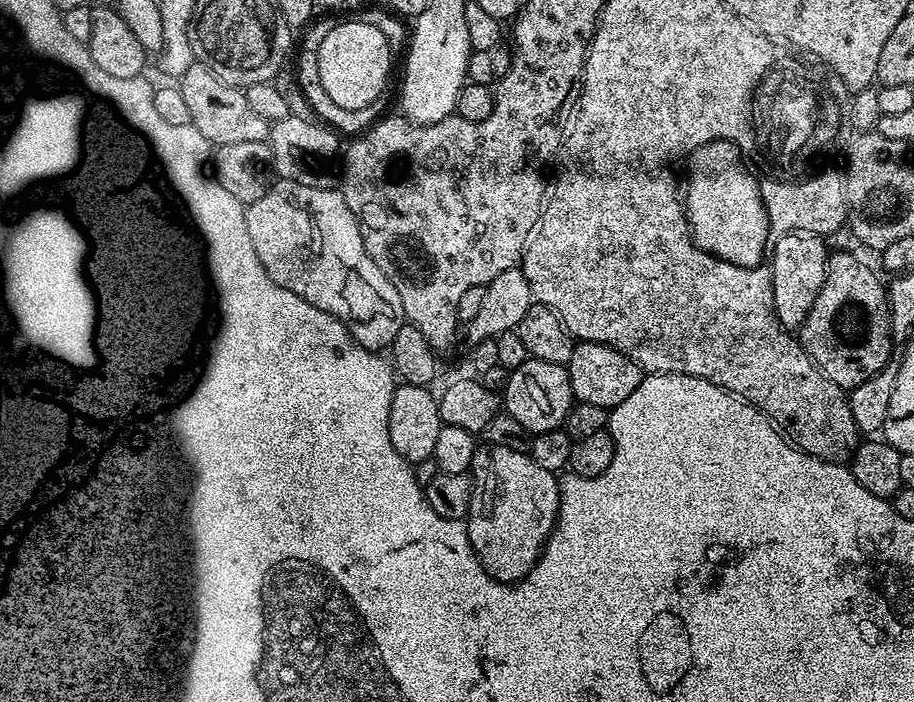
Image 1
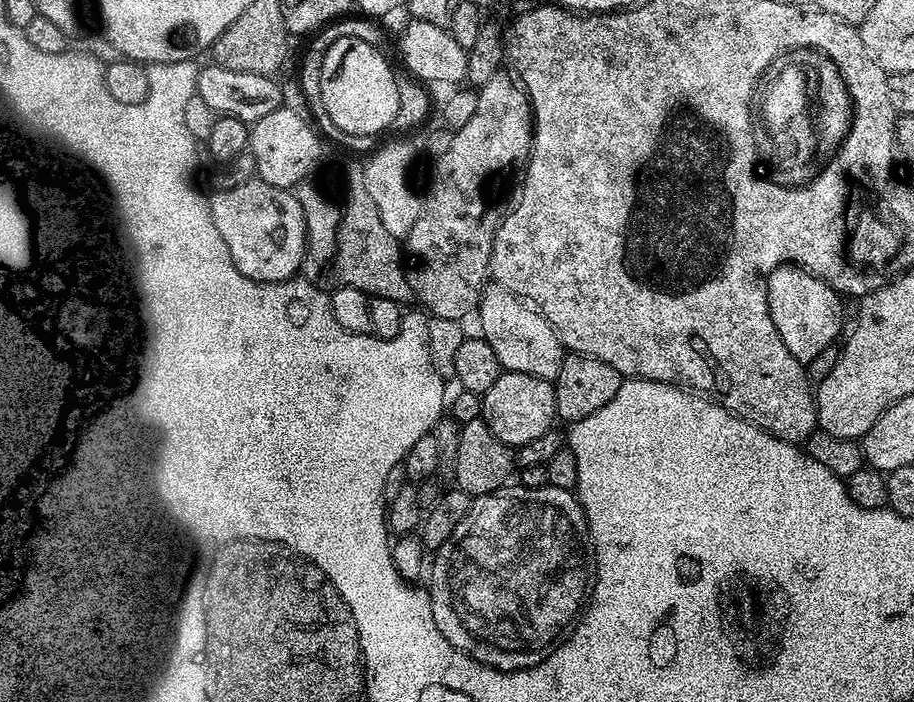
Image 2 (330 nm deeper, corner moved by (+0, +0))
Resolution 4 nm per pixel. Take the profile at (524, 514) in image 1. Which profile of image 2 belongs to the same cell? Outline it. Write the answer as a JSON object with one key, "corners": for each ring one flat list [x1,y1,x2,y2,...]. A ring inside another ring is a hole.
{"corners":[[505,486,496,492,475,497,468,505,466,518,458,522,458,530,454,530,454,534,450,534,447,542,431,557,430,595,434,622,438,622,438,630,442,630,444,637,459,649,465,647,464,639,467,638,468,632,472,636,481,636,482,639,489,640,496,648,471,649,470,654,478,662,489,664,491,668,500,668,504,672,517,672,519,668,533,668,535,664,541,664,547,656,553,655,560,645,572,635,572,629,576,627,582,613,587,609,588,601,592,598,592,586,596,583,596,550,592,547,592,536,588,532,588,519,584,517,584,508,579,499,566,488,512,487]]}

